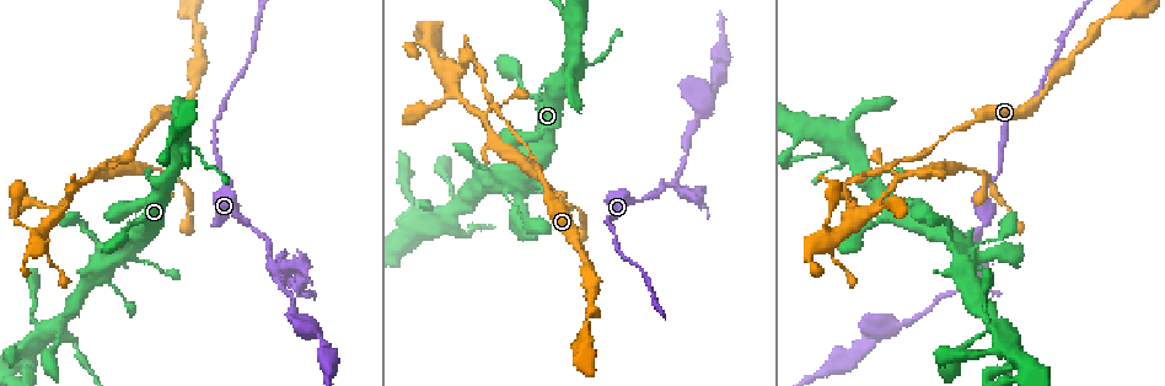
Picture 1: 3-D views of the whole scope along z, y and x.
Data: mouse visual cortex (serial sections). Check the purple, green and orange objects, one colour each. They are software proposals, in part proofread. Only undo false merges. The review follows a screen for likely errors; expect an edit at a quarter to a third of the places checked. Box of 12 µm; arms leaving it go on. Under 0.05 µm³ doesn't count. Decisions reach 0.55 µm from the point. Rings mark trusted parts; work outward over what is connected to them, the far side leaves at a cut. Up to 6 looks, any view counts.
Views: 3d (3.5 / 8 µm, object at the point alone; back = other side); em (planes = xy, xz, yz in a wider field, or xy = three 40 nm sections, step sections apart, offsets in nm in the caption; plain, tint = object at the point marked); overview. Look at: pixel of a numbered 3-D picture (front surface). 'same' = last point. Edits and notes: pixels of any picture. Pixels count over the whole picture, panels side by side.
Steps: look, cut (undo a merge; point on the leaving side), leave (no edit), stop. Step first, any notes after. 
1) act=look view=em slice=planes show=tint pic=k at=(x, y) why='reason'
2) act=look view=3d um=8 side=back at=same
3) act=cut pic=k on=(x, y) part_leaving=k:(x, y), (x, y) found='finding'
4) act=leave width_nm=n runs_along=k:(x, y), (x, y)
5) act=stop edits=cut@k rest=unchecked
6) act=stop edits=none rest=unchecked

act=look view=3d um=3.5 pic=1 at=(994, 331) why='abrupt turn'

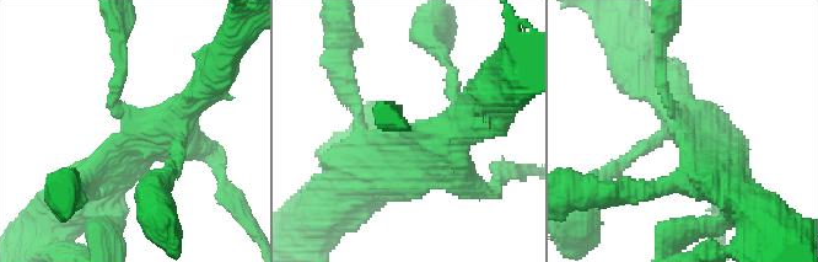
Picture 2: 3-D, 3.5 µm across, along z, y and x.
act=look view=em slice=xy step=1 show=tint pic=2 at=(140, 131) why='now the EM'

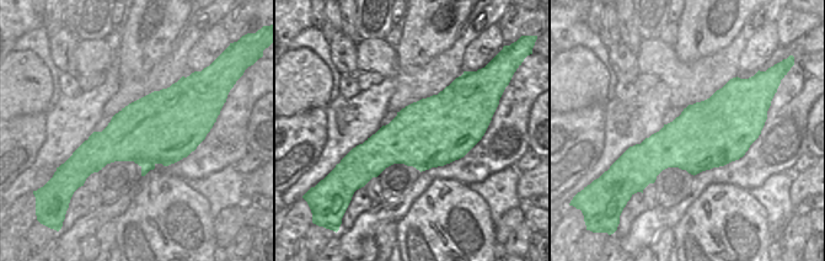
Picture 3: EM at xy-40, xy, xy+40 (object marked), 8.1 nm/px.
act=look view=em slice=xy step=3 show=tint at=same

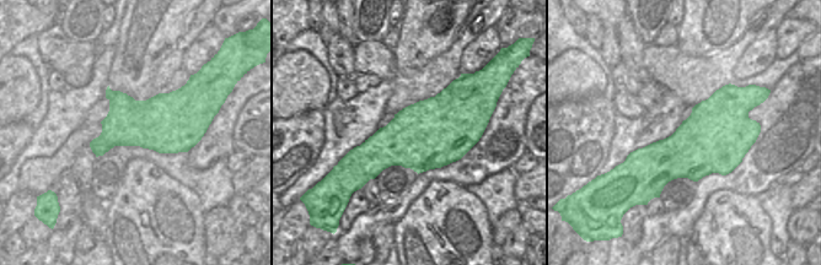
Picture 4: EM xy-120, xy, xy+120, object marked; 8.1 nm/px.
act=leave width_nm=550 runs_along=2:(214, 78), (146, 149), (101, 175) found='one cell here'

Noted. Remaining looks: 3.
act=look view=3d um=3.5 pic=1 at=(670, 187) why='branch point'

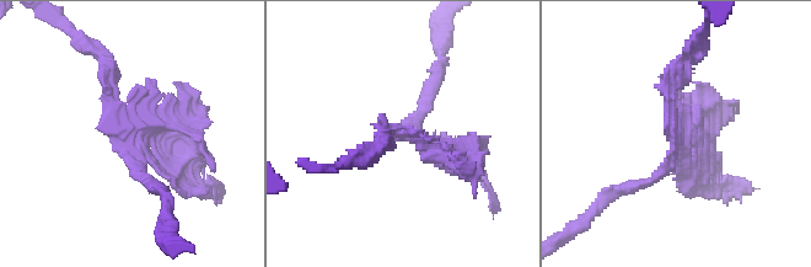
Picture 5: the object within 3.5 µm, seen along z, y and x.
act=look view=em slice=xy step=5 show=tint pic=5 at=(676, 134) why='shape alone is not enough'

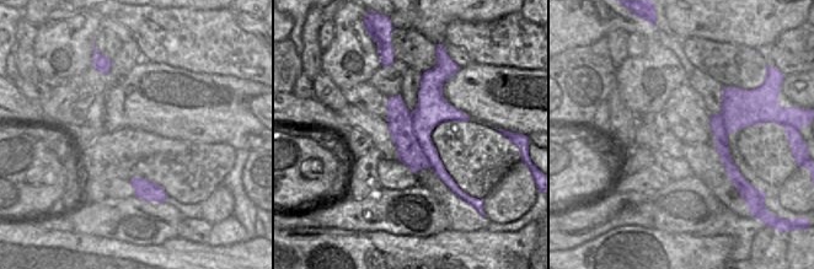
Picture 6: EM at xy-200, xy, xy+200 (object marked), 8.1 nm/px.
act=look view=em slice=xy step=1 show=tint at=same why='cut it another way'

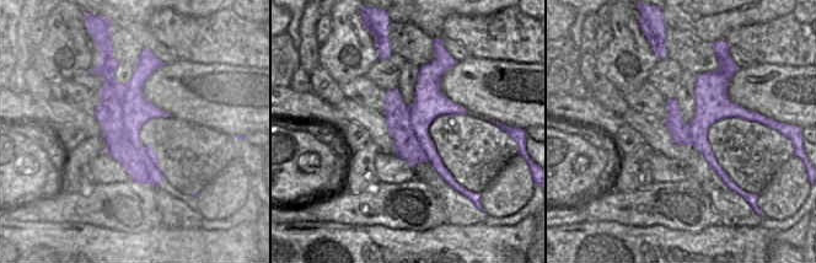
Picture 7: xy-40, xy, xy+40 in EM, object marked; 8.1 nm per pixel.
act=cut pic=5 on=(177, 139) part_leaving=5:(146, 126), (184, 126), (195, 182) found='two cells meet here'

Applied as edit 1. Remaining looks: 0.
act=stop edits=cut@5 rest=unchecked

